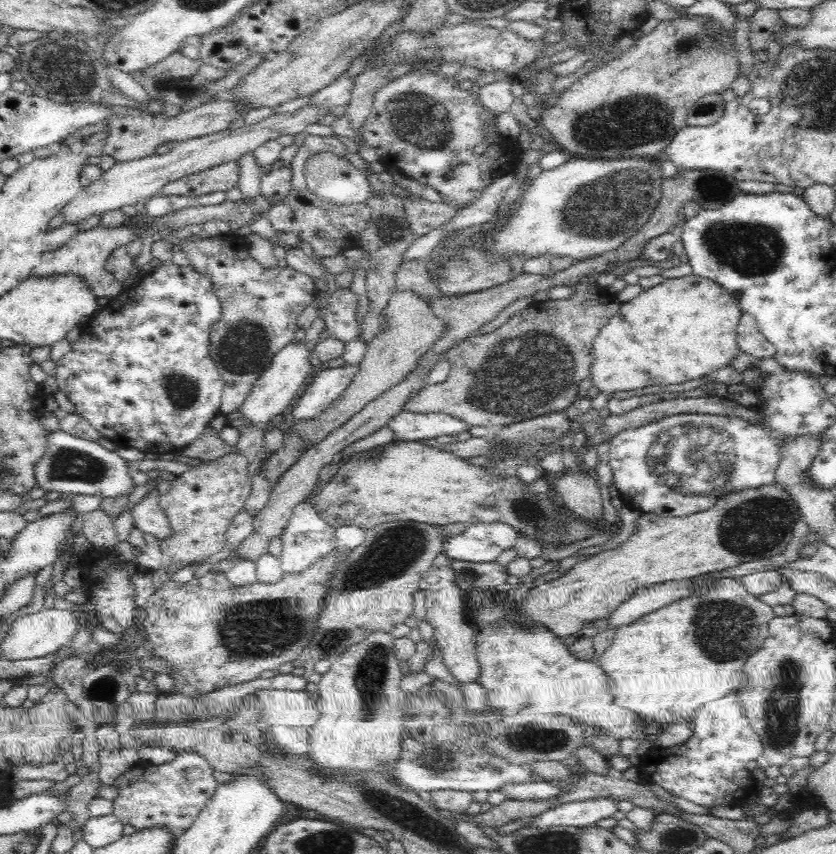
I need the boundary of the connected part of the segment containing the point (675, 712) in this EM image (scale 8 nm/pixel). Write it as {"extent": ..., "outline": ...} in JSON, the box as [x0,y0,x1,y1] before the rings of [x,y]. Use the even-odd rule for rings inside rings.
{"extent":[595,577,774,726],"outline":[[[726,577],[703,592],[641,616],[628,626],[617,628],[611,644],[595,660],[595,664],[610,678],[613,705],[632,711],[641,720],[663,726],[690,722],[697,708],[742,687],[746,660],[762,648],[765,638],[768,638],[769,623],[774,617],[770,605],[752,596],[740,580]]]}

